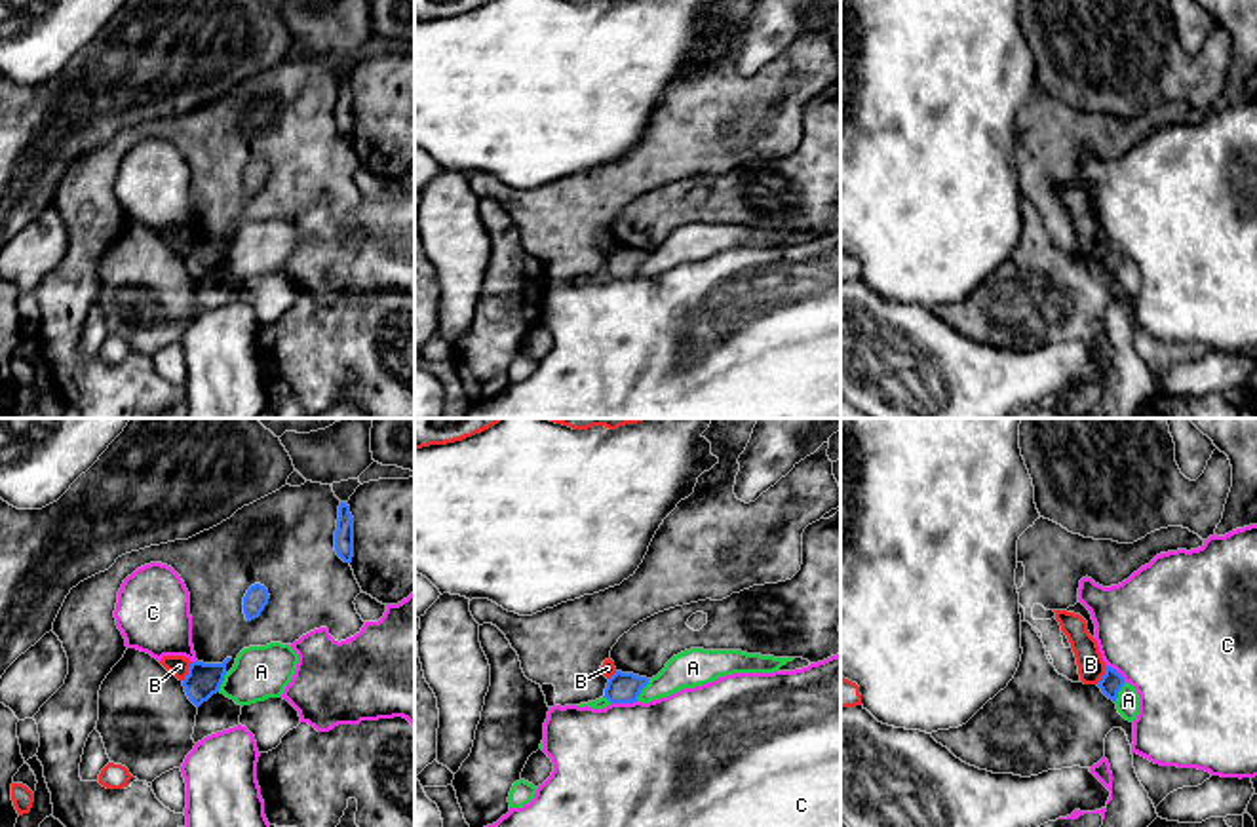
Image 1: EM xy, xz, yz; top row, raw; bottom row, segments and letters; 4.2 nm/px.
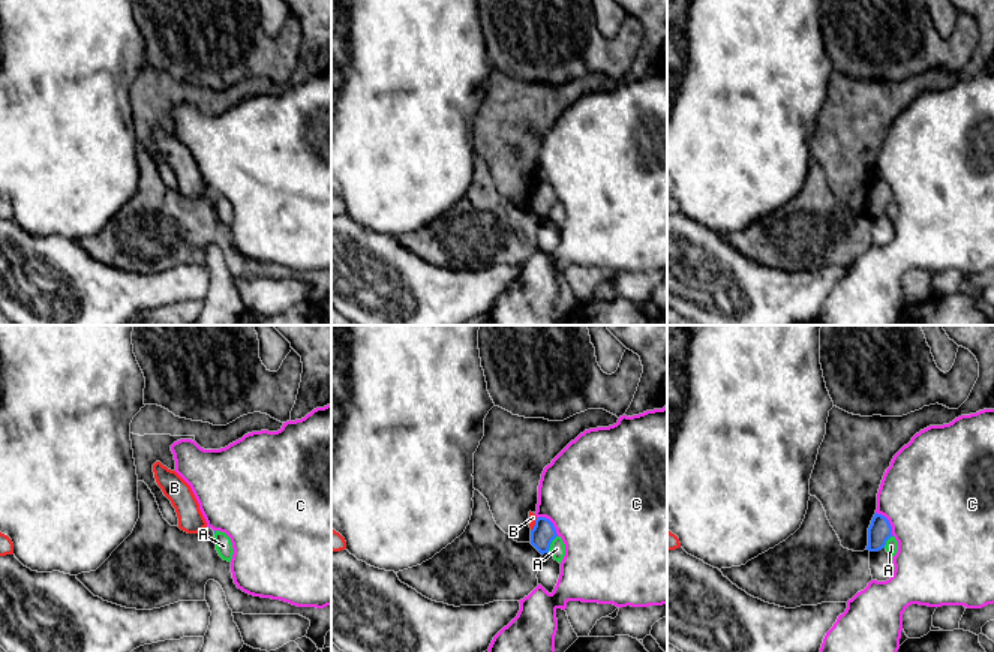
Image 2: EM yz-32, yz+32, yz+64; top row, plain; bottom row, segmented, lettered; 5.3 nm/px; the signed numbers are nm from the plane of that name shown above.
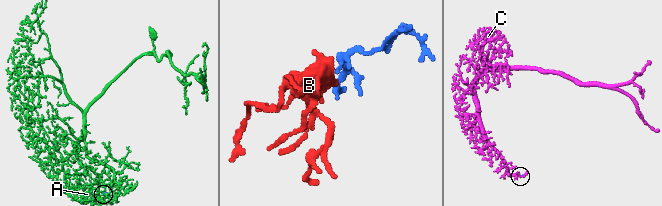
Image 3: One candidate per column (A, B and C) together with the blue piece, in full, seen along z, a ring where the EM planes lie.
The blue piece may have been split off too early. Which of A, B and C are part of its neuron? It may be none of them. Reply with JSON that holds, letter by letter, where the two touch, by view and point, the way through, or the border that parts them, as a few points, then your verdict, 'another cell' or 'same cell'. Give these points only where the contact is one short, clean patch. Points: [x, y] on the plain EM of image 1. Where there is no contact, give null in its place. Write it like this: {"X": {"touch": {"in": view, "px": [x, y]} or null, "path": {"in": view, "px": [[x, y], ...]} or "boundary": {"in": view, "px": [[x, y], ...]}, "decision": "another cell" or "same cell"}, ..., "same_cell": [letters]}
{"A": {"touch": {"in": "xz", "px": [641, 263]}, "decision": "another cell"}, "B": {"touch": {"in": "xy", "px": [189, 246]}, "boundary": {"in": "xy", "px": [[193, 236], [183, 255]]}, "decision": "another cell"}, "C": {"touch": {"in": "xz", "px": [622, 276]}, "decision": "another cell"}, "same_cell": []}

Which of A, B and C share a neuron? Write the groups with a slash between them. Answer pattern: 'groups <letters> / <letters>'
groups A / B / C

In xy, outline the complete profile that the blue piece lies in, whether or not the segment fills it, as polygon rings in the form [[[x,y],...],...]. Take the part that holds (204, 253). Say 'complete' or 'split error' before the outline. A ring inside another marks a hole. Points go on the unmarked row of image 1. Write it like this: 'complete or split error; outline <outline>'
complete; outline [[[226,232],[222,238],[203,238],[196,234],[190,238],[183,260],[188,274],[196,281],[200,281],[203,276],[207,276],[213,268],[219,266],[226,249],[226,238],[230,234],[232,232]]]

